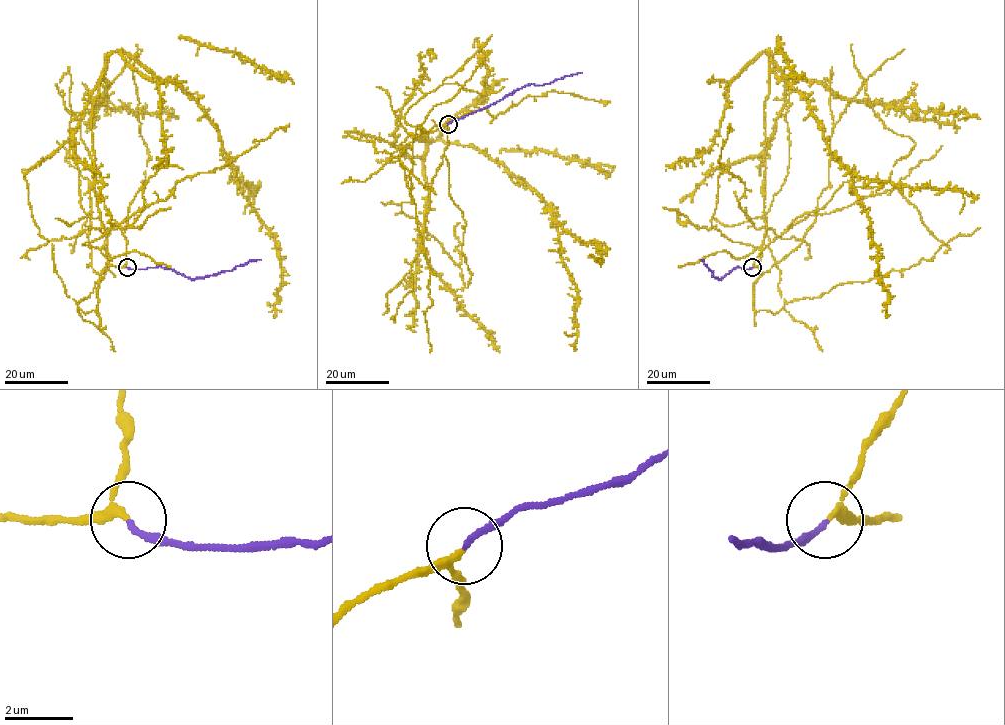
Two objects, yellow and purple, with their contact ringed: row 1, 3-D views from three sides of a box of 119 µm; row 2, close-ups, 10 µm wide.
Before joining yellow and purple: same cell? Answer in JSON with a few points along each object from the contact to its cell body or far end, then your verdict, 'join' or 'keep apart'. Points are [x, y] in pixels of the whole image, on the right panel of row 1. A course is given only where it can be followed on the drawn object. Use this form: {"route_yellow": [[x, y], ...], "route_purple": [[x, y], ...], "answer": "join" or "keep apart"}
{"route_yellow": [[752, 267], [766, 224], [767, 50], [773, 73], [807, 101], [850, 174], [889, 293], [887, 318]], "route_purple": [[751, 267], [746, 269], [736, 266], [718, 279], [700, 259]], "answer": "join"}

